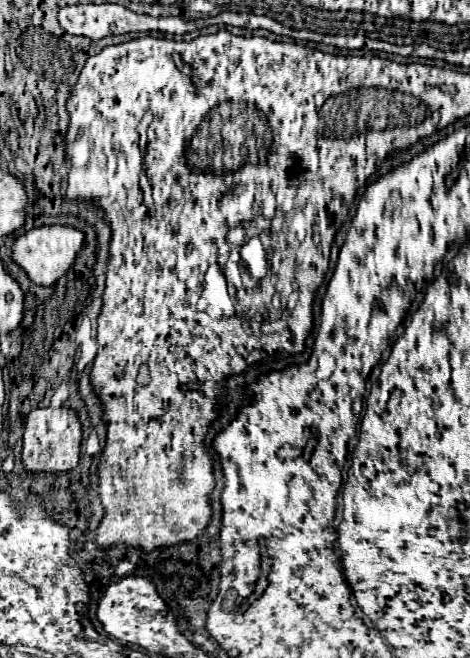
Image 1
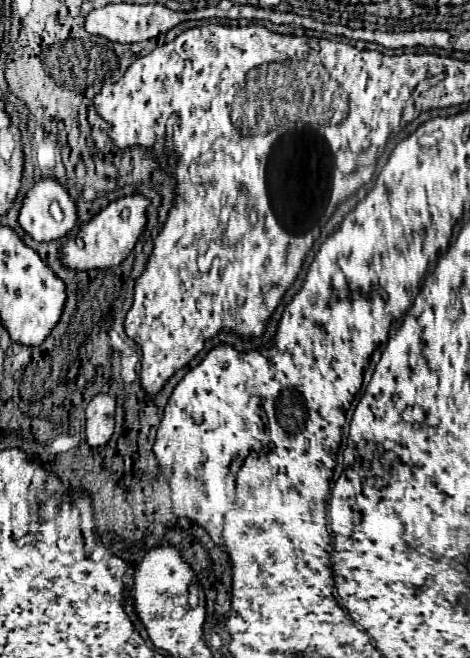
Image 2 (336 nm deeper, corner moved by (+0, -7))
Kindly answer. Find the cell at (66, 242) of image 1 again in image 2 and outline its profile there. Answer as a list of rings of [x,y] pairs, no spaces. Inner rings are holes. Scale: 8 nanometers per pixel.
[[[127,196],[111,202],[105,210],[95,214],[87,224],[81,226],[75,240],[67,240],[61,248],[61,264],[71,270],[93,270],[93,268],[113,268],[119,266],[125,256],[133,250],[141,230],[145,228],[149,200],[143,196]]]

